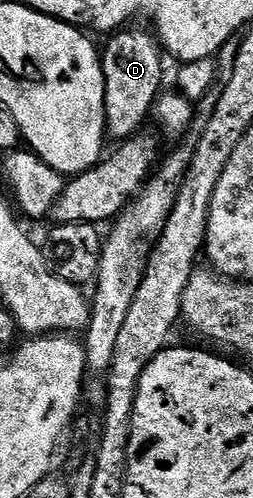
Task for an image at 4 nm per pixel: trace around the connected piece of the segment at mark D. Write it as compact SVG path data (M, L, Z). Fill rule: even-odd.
M124 28L112 33L107 47L102 47L103 75L105 76L105 120L110 137L126 140L144 129L143 121L152 117L163 86L164 51L150 29Z

